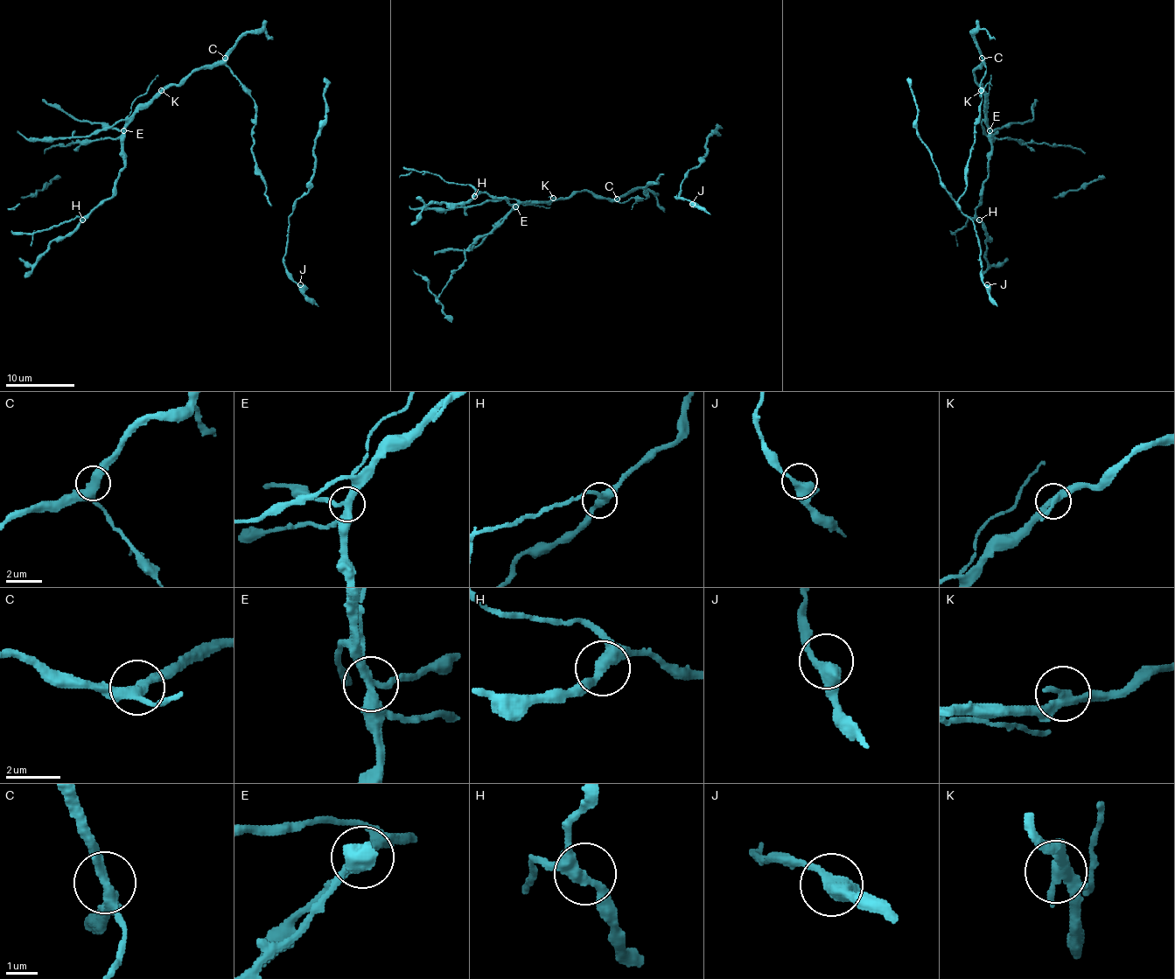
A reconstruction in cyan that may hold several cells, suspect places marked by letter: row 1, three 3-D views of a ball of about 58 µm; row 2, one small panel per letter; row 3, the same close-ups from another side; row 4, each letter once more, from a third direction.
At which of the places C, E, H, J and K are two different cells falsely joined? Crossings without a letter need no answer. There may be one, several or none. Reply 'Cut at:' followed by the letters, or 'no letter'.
Cut at: E

